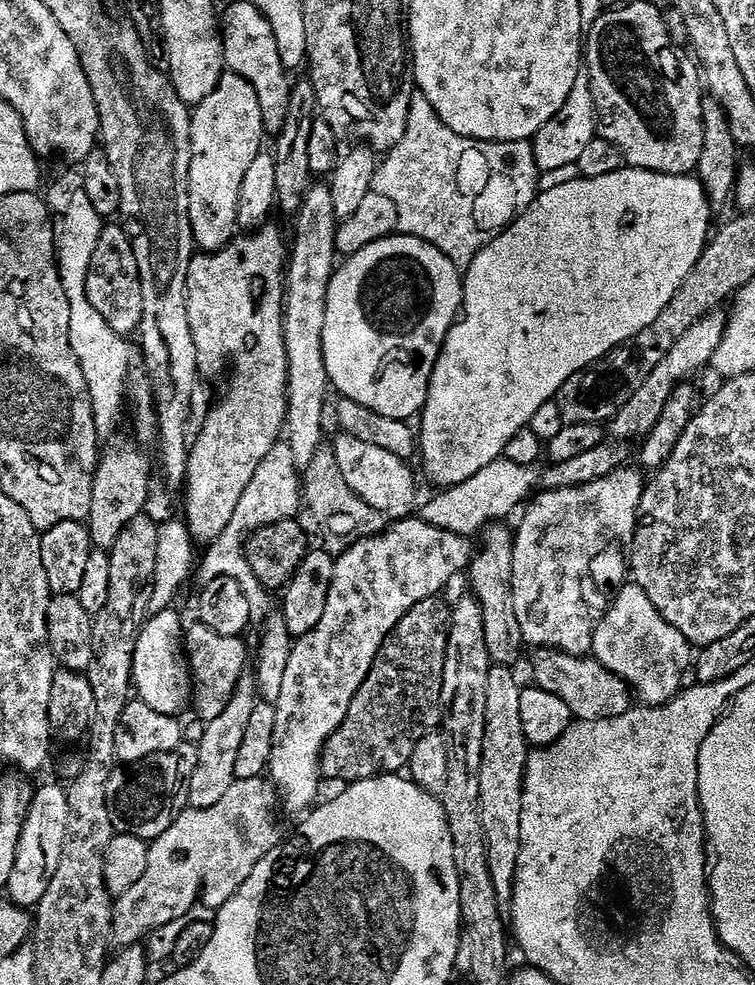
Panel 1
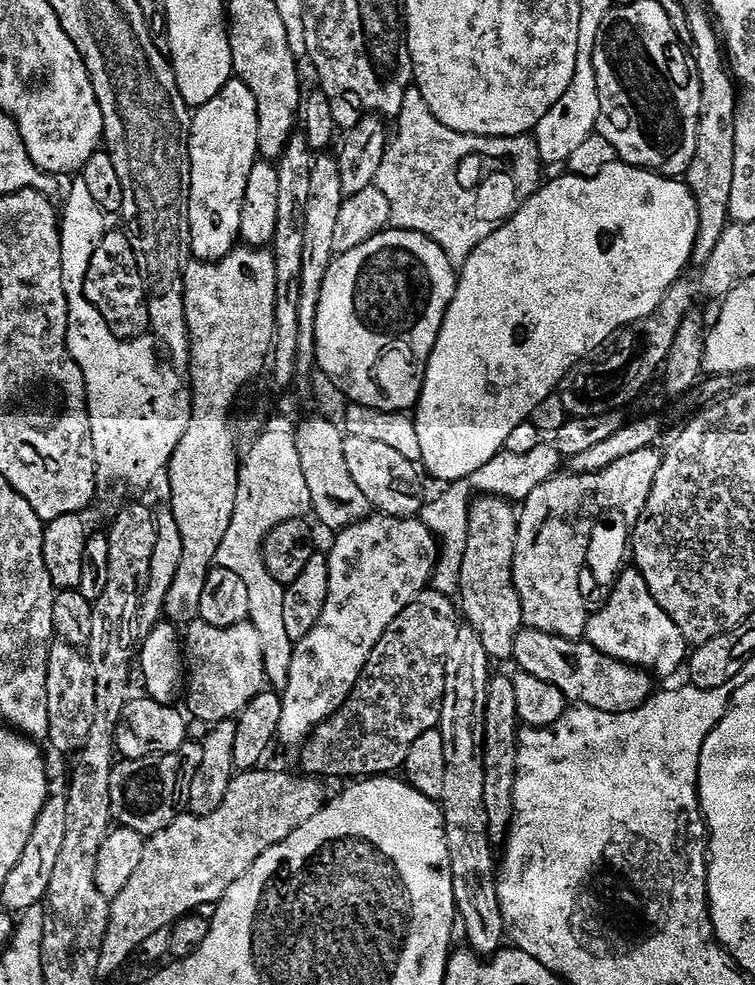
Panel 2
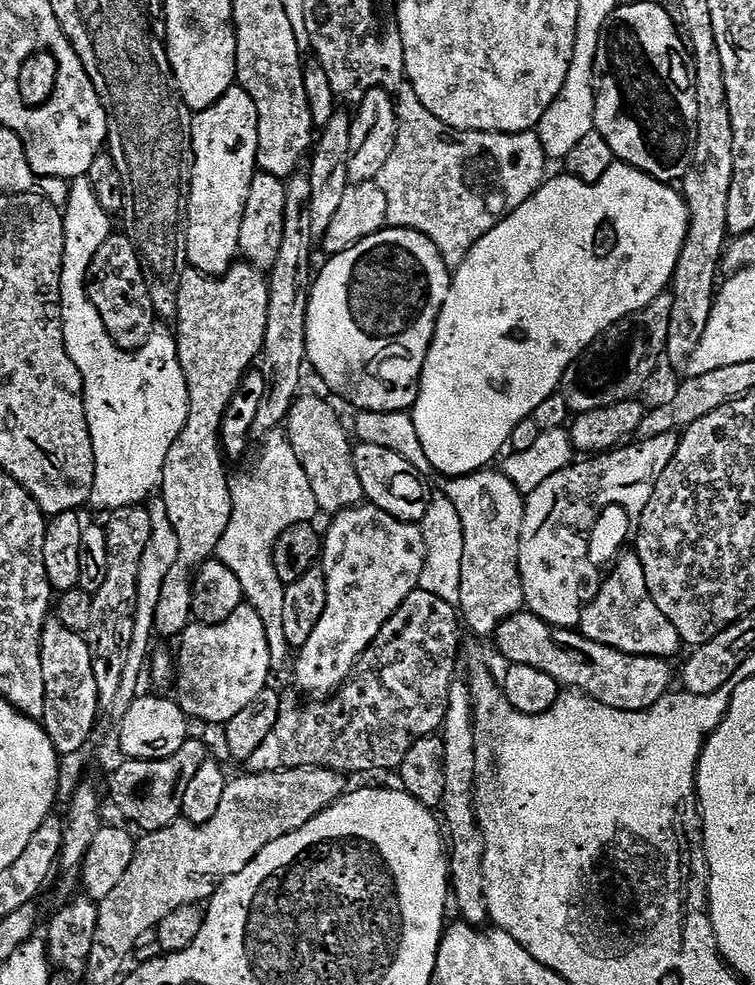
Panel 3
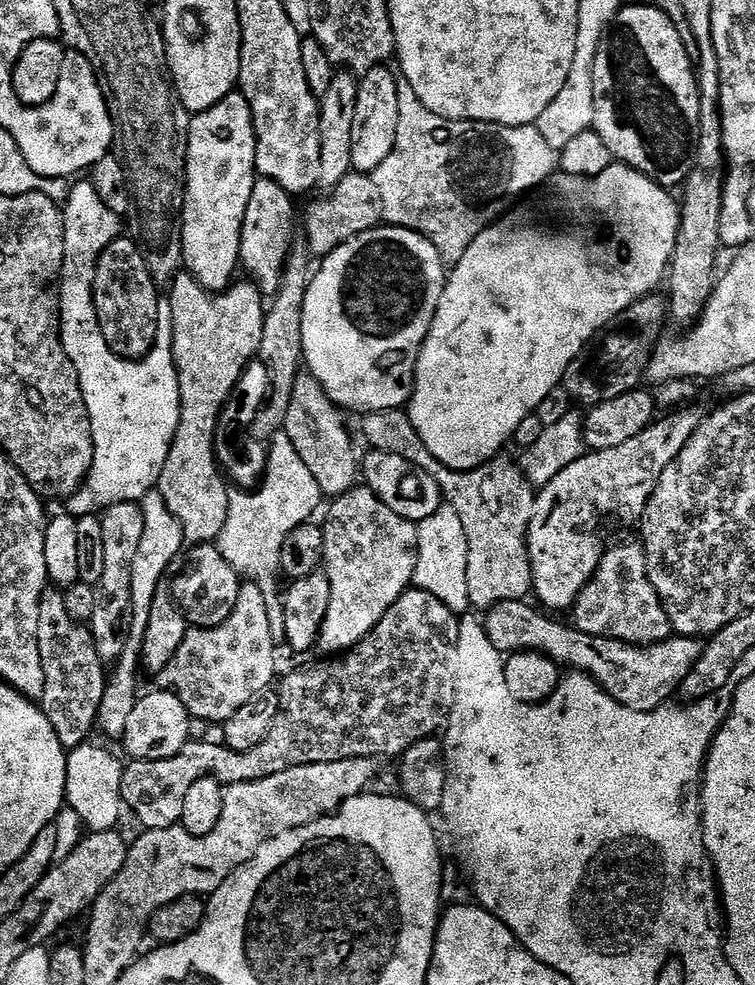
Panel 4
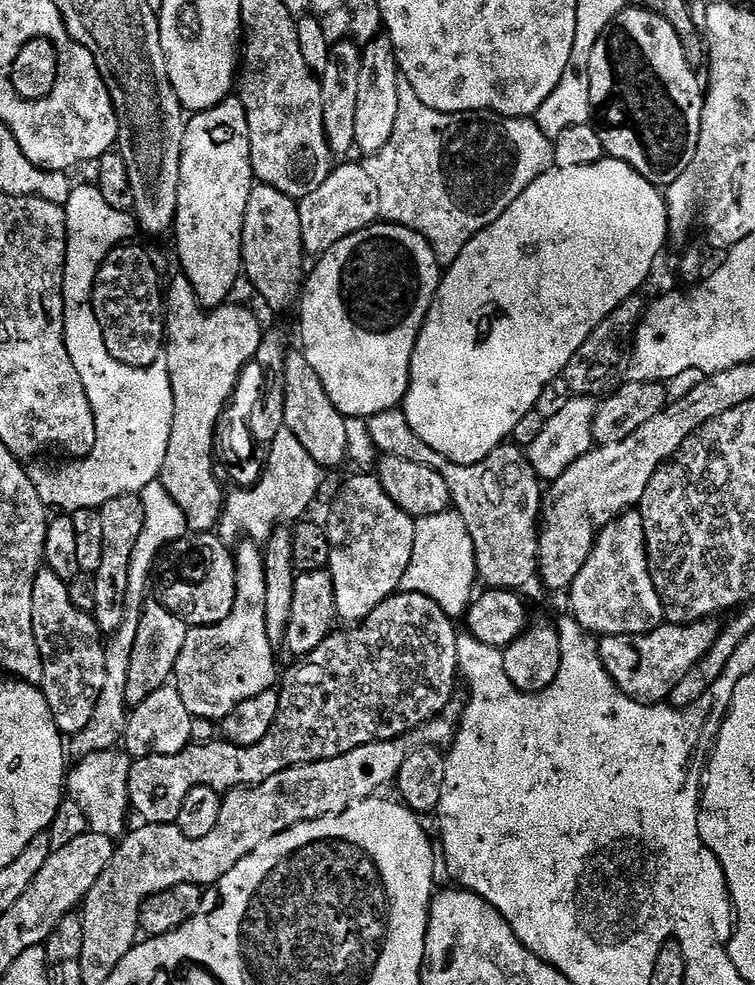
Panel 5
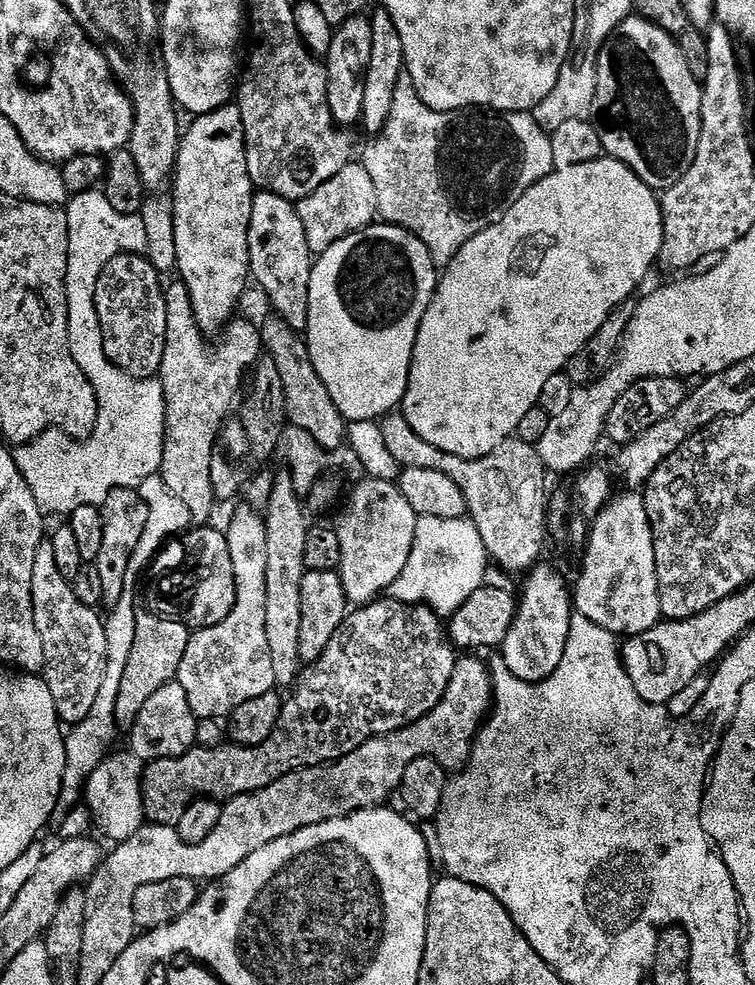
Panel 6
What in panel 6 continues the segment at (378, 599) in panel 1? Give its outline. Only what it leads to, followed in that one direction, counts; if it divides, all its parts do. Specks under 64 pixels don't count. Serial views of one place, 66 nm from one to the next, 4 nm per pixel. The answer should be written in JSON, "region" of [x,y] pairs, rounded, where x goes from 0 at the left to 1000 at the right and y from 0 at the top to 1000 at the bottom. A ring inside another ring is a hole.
{"region":[[[482,485],[482,488],[468,497],[454,509],[449,517],[450,525],[442,529],[448,542],[448,551],[453,554],[453,571],[448,578],[453,587],[456,601],[461,605],[461,612],[466,615],[491,613],[505,603],[513,602],[521,591],[538,579],[538,571],[543,571],[543,558],[548,554],[548,538],[554,527],[548,514],[538,510],[528,490],[517,487],[495,487]]]}

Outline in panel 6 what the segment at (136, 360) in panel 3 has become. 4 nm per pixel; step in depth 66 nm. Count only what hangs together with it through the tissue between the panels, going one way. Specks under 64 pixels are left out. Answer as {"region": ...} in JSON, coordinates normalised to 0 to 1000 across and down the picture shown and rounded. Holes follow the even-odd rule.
{"region":[[[132,193],[99,196],[91,202],[86,215],[90,234],[87,307],[93,355],[102,359],[132,359],[138,356],[138,344],[127,318],[130,282],[151,261],[195,257],[196,239],[187,218],[158,217],[146,205],[140,205]],[[158,376],[144,377],[144,382],[126,387],[132,403],[132,419],[127,435],[115,447],[97,447],[77,435],[66,435],[50,446],[38,451],[25,452],[19,462],[21,472],[34,485],[34,493],[40,493],[40,502],[50,510],[53,519],[60,522],[70,520],[74,524],[94,525],[103,514],[134,513],[152,495],[184,496],[193,485],[208,482],[215,473],[217,460],[217,429],[220,428],[220,408],[217,407],[217,391],[211,385],[179,386],[175,382]]]}

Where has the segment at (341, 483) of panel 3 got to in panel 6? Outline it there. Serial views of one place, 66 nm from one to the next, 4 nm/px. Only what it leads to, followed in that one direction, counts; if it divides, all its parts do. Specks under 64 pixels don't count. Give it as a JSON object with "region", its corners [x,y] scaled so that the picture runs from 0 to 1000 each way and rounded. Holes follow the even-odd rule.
{"region":[[[360,319],[356,322],[351,329],[343,330],[344,348],[352,360],[368,372],[370,381],[374,383],[380,429],[388,435],[405,437],[405,440],[430,457],[445,455],[450,450],[456,451],[458,427],[448,412],[442,412],[442,404],[437,404],[437,396],[432,396],[432,388],[426,388],[426,384],[421,384],[421,376],[416,376],[407,344],[399,338],[391,337],[370,321]]]}

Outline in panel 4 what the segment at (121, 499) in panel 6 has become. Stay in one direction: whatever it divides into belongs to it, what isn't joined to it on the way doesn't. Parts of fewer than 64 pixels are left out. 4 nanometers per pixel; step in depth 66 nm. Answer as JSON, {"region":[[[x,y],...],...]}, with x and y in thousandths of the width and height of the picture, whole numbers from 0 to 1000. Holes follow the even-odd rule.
{"region":[[[156,510],[138,517],[135,530],[135,587],[125,594],[127,614],[125,627],[119,630],[122,646],[127,650],[130,664],[138,672],[152,672],[167,660],[172,648],[175,611],[174,588],[177,565],[183,563],[183,553],[188,551],[191,517],[180,510]]]}

